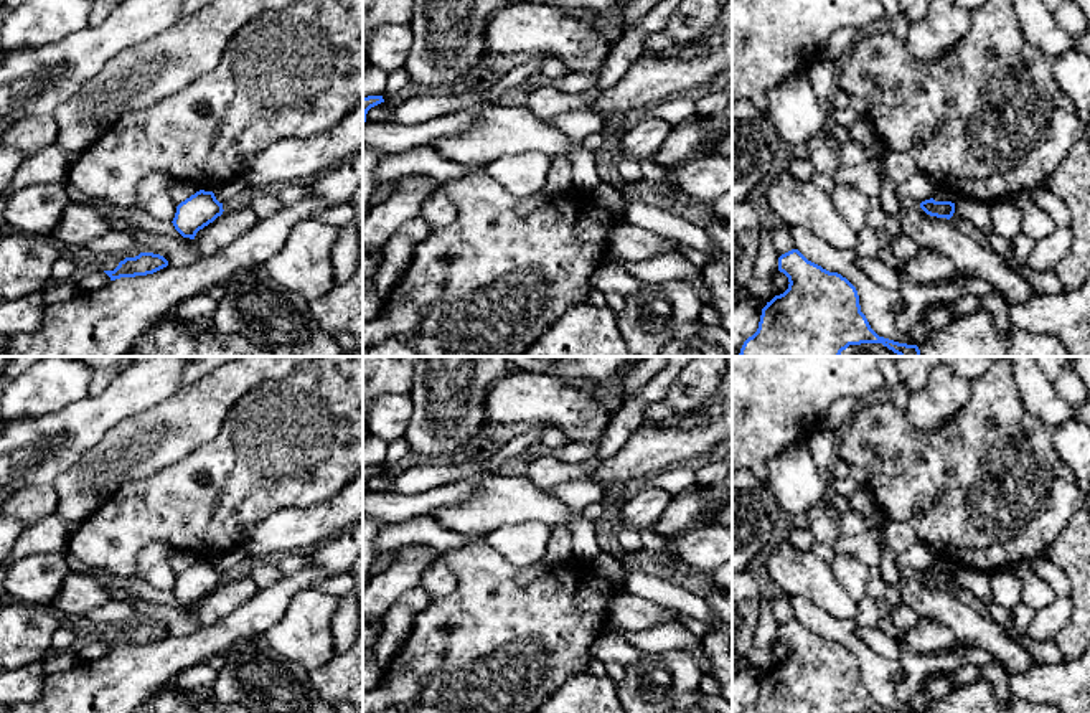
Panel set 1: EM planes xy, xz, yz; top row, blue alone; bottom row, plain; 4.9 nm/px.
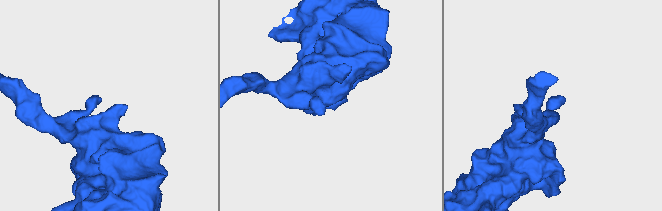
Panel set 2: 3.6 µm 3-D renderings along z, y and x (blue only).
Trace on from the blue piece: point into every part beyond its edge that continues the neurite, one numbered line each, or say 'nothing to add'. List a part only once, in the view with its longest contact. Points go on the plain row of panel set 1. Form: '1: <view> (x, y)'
nothing to add

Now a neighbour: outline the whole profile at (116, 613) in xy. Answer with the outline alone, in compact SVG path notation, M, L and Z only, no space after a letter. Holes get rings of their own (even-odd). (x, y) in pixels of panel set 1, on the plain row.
M109 599L102 606L84 616L91 624L106 622L110 626L127 626L140 621L140 614L129 602Z

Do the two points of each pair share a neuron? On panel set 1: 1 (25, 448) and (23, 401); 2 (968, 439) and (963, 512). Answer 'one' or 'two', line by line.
1: two
2: one

